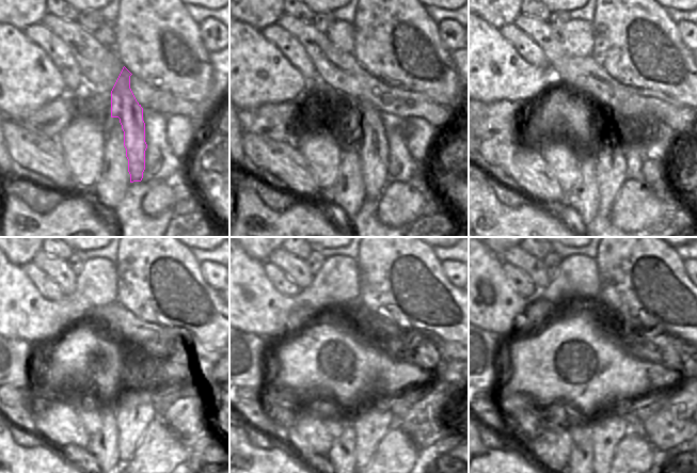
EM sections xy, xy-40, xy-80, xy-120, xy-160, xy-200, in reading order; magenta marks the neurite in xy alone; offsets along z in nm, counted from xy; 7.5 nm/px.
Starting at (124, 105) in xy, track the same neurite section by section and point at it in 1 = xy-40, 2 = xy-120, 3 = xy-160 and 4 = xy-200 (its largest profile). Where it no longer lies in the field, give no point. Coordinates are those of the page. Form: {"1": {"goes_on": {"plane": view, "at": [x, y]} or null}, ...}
{"1": {"goes_on": {"plane": "xy-40", "at": [374, 150]}}, "2": {"goes_on": {"plane": "xy-120", "at": [135, 411]}}, "3": {"goes_on": {"plane": "xy-160", "at": [371, 423]}}, "4": {"goes_on": {"plane": "xy-200", "at": [608, 427]}}}

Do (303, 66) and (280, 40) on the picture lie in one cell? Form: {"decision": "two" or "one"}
{"decision": "one"}

